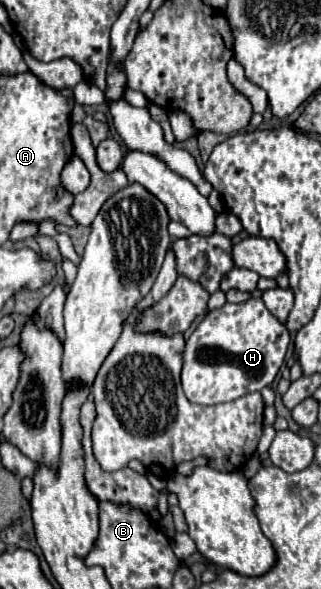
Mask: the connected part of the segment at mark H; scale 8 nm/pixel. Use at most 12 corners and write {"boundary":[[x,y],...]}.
{"boundary":[[261,299],[209,311],[183,391],[217,405],[277,377],[289,331]]}

